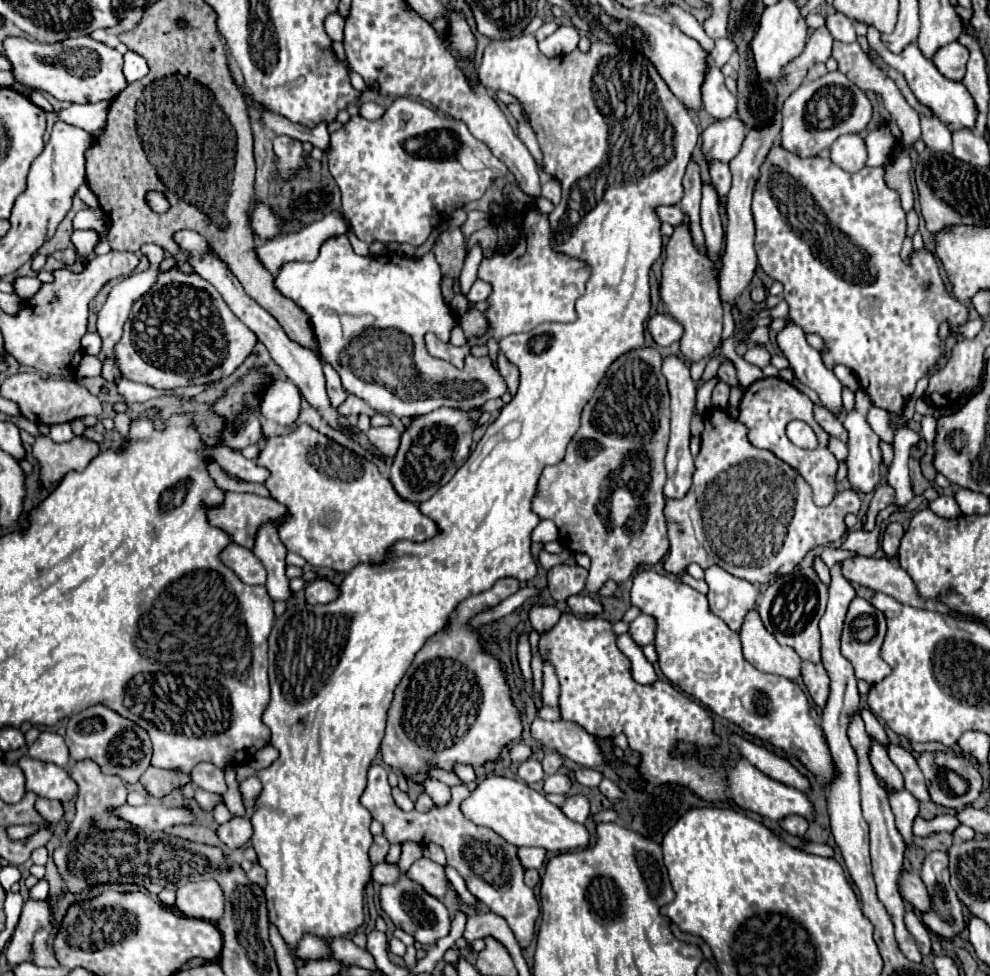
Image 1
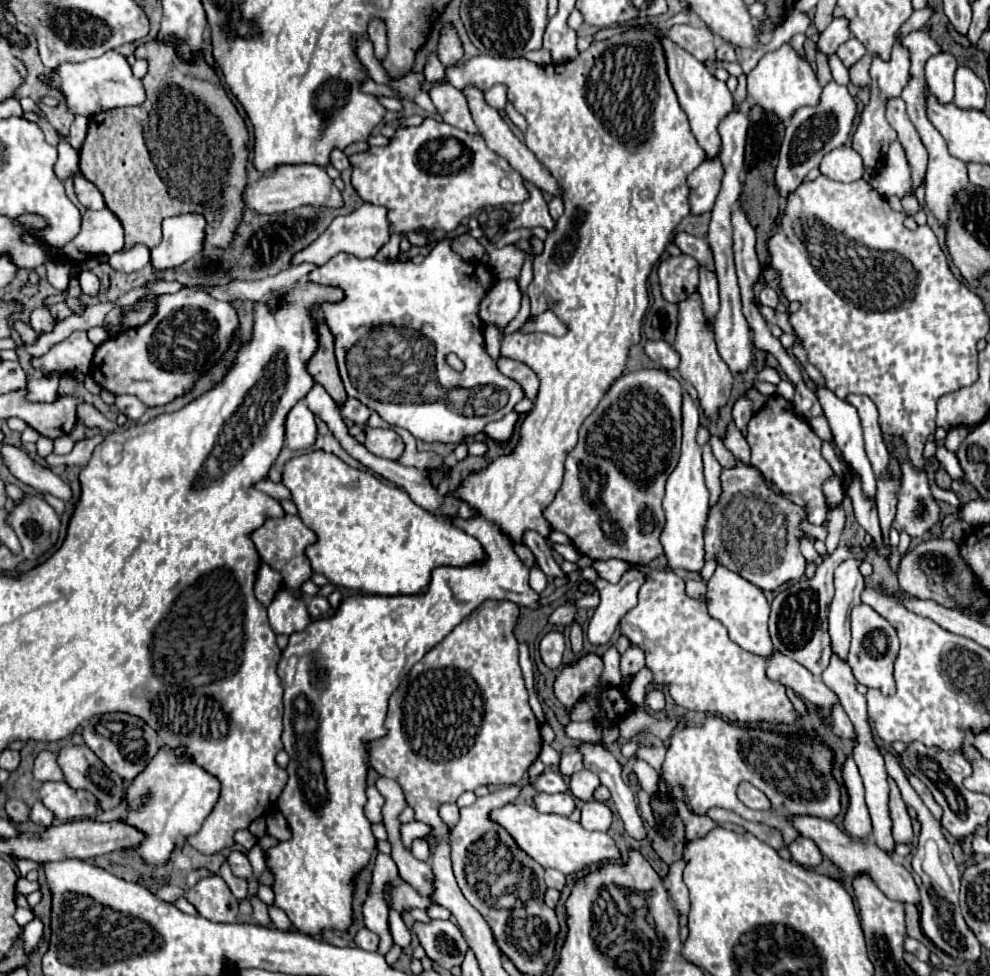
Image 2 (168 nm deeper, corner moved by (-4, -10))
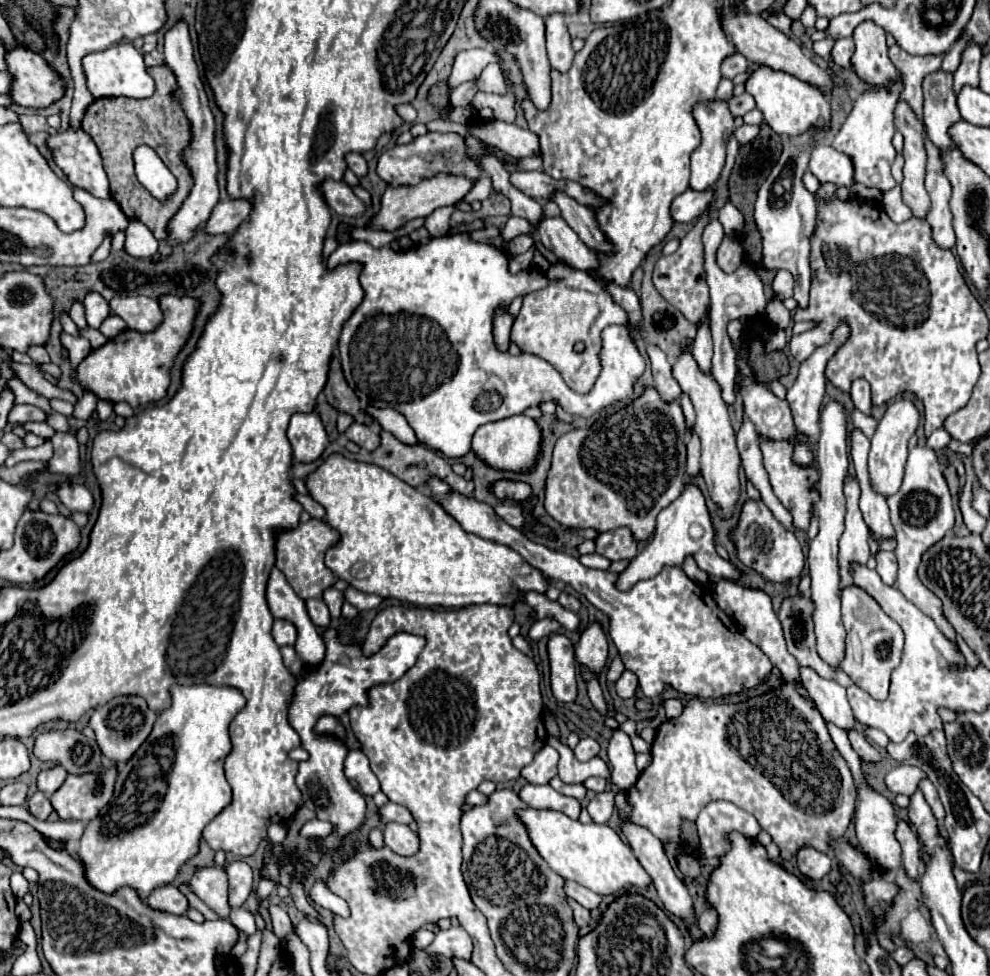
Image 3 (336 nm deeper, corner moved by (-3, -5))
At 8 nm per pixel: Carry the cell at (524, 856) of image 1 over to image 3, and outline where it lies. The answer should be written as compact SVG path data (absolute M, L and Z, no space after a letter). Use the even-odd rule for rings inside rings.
M565 880L565 886L563 886L563 888L565 888L565 894L567 894L569 898L577 900L577 902L579 902L581 906L585 906L587 910L599 906L601 896L597 896L597 894L591 892L591 890L587 890L585 886L581 886L581 884L573 882L573 880Z

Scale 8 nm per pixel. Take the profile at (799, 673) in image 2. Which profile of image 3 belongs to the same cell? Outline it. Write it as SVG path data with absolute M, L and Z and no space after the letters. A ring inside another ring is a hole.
M801 666L799 674L801 674L803 686L807 688L809 696L813 698L823 718L835 722L843 730L851 730L855 726L855 718L851 714L851 708L845 696L845 688L839 686L835 680L821 678L815 670L807 666Z

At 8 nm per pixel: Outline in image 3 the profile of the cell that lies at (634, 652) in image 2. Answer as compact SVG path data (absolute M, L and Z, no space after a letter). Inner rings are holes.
M625 670L625 672L621 674L621 678L615 682L617 694L619 694L621 698L633 698L637 686L639 686L639 680L637 680L635 672L631 672L631 670Z

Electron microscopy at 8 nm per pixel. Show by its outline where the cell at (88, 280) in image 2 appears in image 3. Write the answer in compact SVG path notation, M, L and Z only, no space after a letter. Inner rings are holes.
M87 292L85 294L85 310L87 310L87 324L91 328L99 328L101 322L109 316L109 304L99 292Z

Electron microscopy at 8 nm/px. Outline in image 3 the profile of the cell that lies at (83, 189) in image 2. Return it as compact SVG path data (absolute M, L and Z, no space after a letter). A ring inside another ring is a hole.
M69 128L49 136L47 144L53 150L57 166L75 188L83 188L95 198L109 196L107 174L103 170L99 150L89 134L81 128Z

